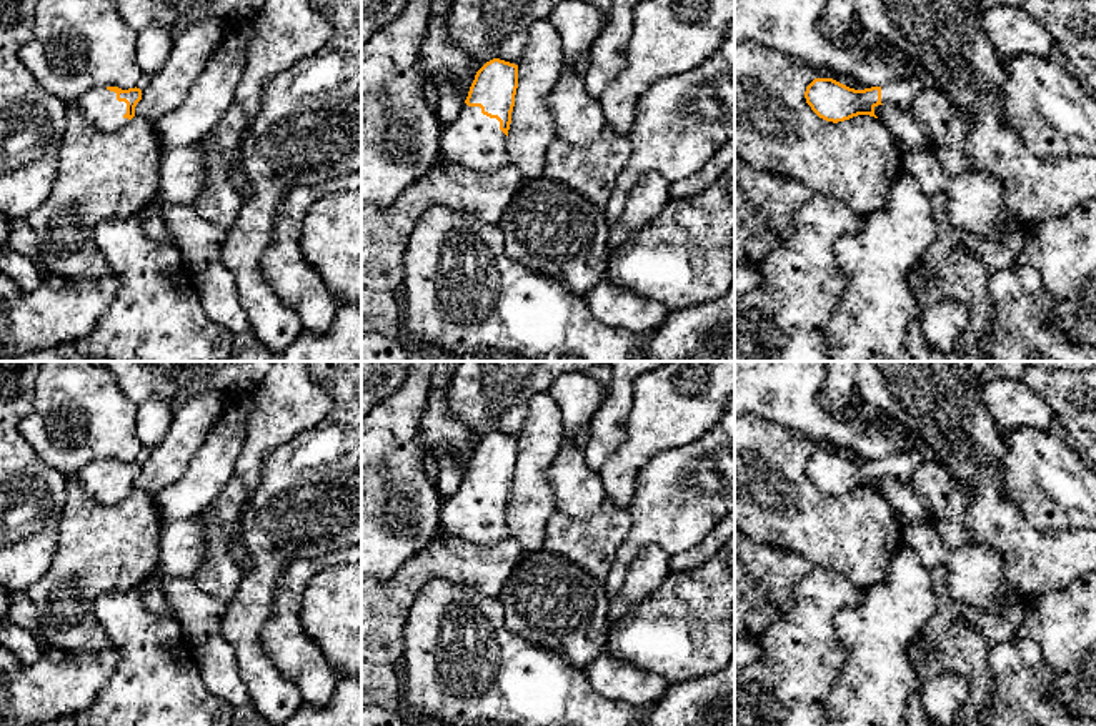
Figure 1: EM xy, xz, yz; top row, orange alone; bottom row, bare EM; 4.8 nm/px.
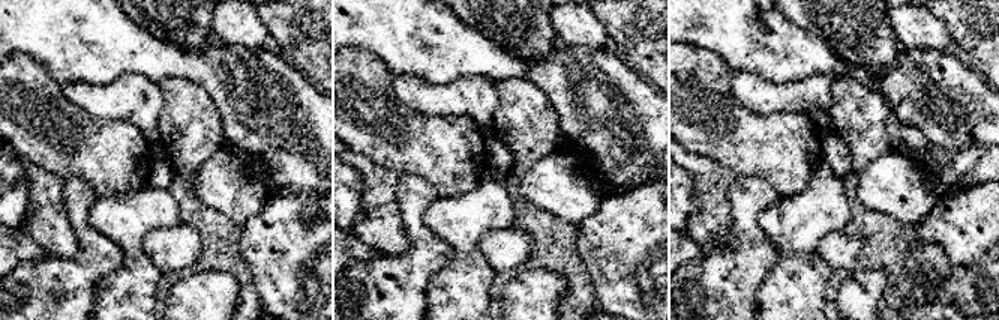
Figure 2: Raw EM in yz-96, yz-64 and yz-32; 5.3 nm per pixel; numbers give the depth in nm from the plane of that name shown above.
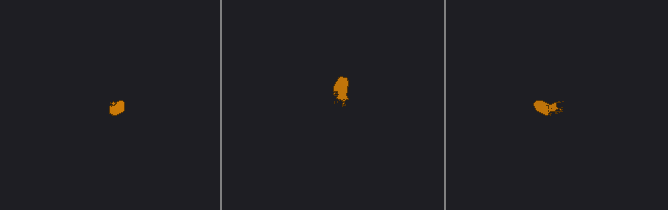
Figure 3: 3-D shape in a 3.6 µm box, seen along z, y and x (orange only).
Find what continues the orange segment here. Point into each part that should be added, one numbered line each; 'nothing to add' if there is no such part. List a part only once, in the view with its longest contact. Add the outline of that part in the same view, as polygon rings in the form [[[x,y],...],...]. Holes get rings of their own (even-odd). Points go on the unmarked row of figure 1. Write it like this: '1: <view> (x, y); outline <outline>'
1: xz (473, 513); outline [[[466,476],[455,495],[441,501],[438,521],[450,536],[473,544],[491,546],[511,538],[500,495]]]

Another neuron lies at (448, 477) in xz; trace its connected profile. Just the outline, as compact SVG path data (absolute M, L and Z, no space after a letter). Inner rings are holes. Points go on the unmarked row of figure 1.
M443 455L438 460L436 470L435 470L435 488L438 495L446 500L455 495L455 491L460 488L463 480L461 470L456 466L455 460L448 455Z

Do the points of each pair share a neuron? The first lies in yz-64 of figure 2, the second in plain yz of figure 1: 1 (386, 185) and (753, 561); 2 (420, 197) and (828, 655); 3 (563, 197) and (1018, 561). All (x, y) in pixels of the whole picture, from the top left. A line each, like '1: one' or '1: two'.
1: one
2: one
3: two

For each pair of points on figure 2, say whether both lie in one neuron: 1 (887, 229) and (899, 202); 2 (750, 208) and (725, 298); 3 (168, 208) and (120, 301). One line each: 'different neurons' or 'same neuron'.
1: different neurons
2: same neuron
3: same neuron

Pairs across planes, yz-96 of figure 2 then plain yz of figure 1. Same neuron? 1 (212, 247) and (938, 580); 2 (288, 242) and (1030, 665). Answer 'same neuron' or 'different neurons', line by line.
1: same neuron
2: different neurons

